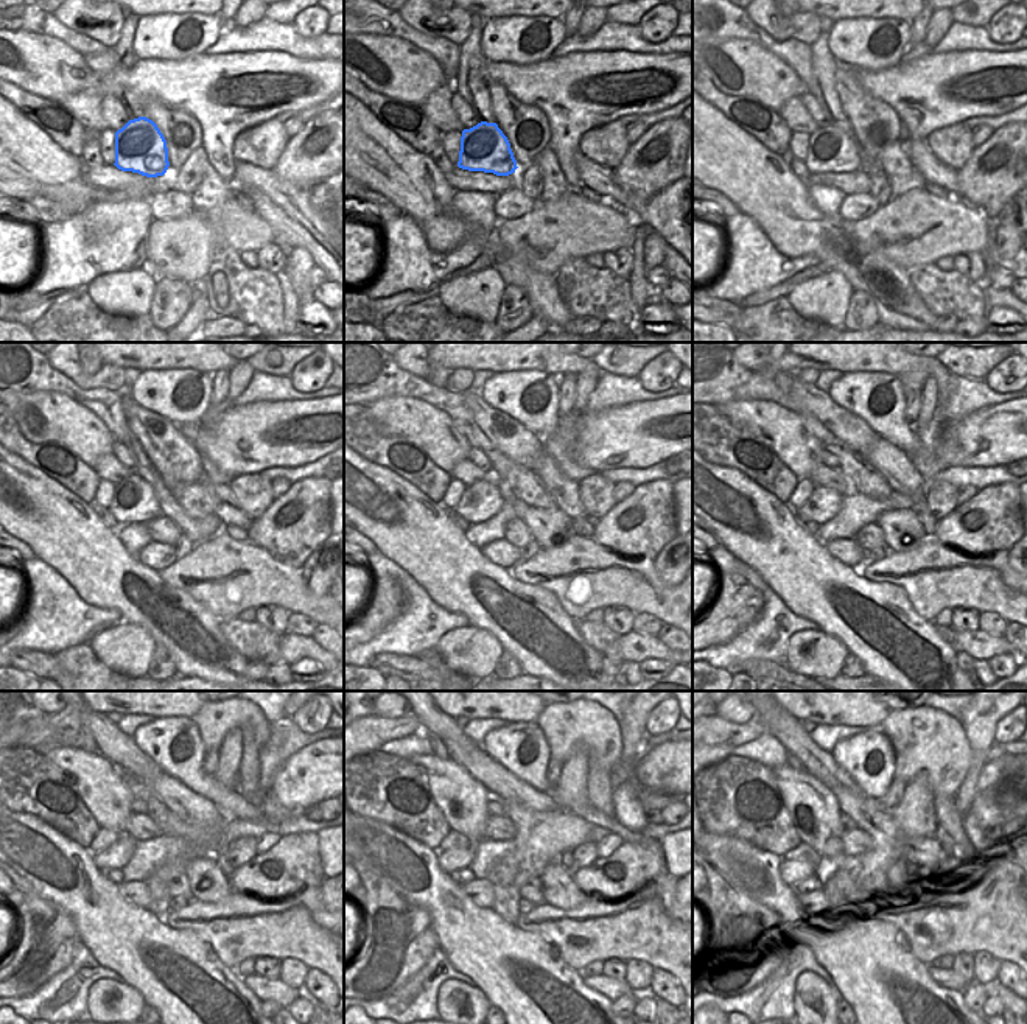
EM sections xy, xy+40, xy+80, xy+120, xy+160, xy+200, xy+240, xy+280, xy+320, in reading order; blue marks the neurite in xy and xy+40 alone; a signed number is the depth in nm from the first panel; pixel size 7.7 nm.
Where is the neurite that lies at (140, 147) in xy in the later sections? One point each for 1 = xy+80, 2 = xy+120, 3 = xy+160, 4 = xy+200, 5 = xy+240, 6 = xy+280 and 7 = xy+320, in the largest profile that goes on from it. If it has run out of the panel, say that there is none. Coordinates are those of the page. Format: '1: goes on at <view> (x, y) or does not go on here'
1: goes on at xy+80 (831, 150)
2: goes on at xy+120 (134, 501)
3: goes on at xy+160 (480, 501)
4: goes on at xy+200 (823, 504)
5: goes on at xy+240 (117, 855)
6: goes on at xy+280 (461, 858)
7: goes on at xy+320 (792, 872)

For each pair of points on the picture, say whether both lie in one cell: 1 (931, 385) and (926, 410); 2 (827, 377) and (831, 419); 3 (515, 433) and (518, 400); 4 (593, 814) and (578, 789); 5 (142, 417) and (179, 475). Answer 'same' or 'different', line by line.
1: same
2: different
3: different
4: different
5: same

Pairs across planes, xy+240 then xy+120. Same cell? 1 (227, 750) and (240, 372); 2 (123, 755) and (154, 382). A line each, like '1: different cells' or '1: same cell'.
1: same cell
2: different cells

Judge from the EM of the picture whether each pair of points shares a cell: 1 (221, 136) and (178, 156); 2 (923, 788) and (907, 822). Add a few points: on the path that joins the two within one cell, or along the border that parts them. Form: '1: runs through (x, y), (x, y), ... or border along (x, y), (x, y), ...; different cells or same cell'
1: border along (187, 111), (201, 128), (201, 145); different cells
2: runs through (915, 796), (907, 814); same cell

